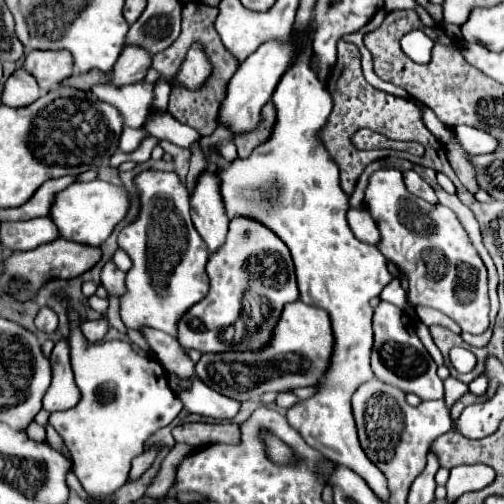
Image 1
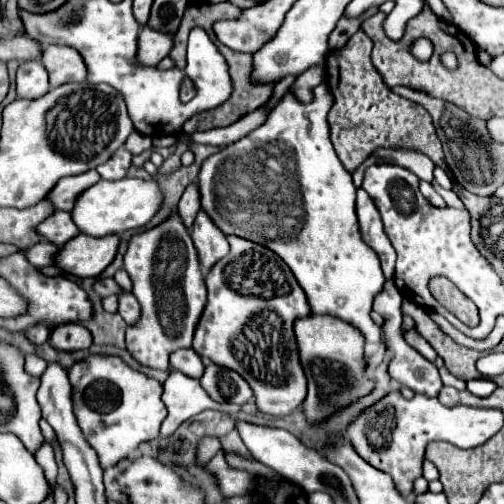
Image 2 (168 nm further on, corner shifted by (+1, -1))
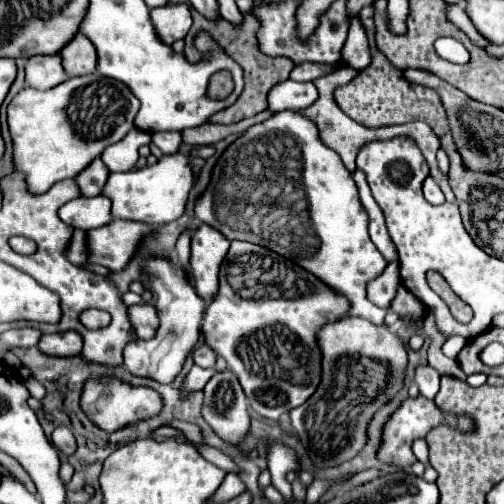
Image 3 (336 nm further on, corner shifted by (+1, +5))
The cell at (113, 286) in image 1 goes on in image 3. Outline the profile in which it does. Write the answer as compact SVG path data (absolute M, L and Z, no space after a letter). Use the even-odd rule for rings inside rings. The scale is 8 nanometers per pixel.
M147 303L131 305L131 307L127 307L127 315L129 315L129 321L131 321L137 337L141 337L141 339L153 337L159 321L157 321L157 313L151 305L147 305Z

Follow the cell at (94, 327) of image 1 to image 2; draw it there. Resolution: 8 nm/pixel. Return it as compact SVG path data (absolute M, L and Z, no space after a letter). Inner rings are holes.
M65 323L61 327L55 327L49 345L57 347L59 351L81 351L91 347L91 333L81 323Z

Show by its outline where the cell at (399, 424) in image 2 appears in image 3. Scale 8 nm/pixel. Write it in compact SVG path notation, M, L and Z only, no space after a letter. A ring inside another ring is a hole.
M419 395L419 397L415 397L415 399L407 397L407 399L389 415L389 419L387 419L387 421L383 423L383 427L381 427L381 443L379 443L379 449L377 449L377 459L379 459L381 463L395 465L395 467L399 467L401 471L407 471L407 469L417 461L417 457L415 457L413 451L411 451L413 441L425 437L431 429L441 427L441 425L447 425L447 427L451 427L451 429L457 429L459 433L465 433L465 435L469 435L469 433L475 431L475 421L473 421L471 415L467 415L467 413L459 415L459 413L443 411L435 401L431 401L431 399L423 397L423 395Z

